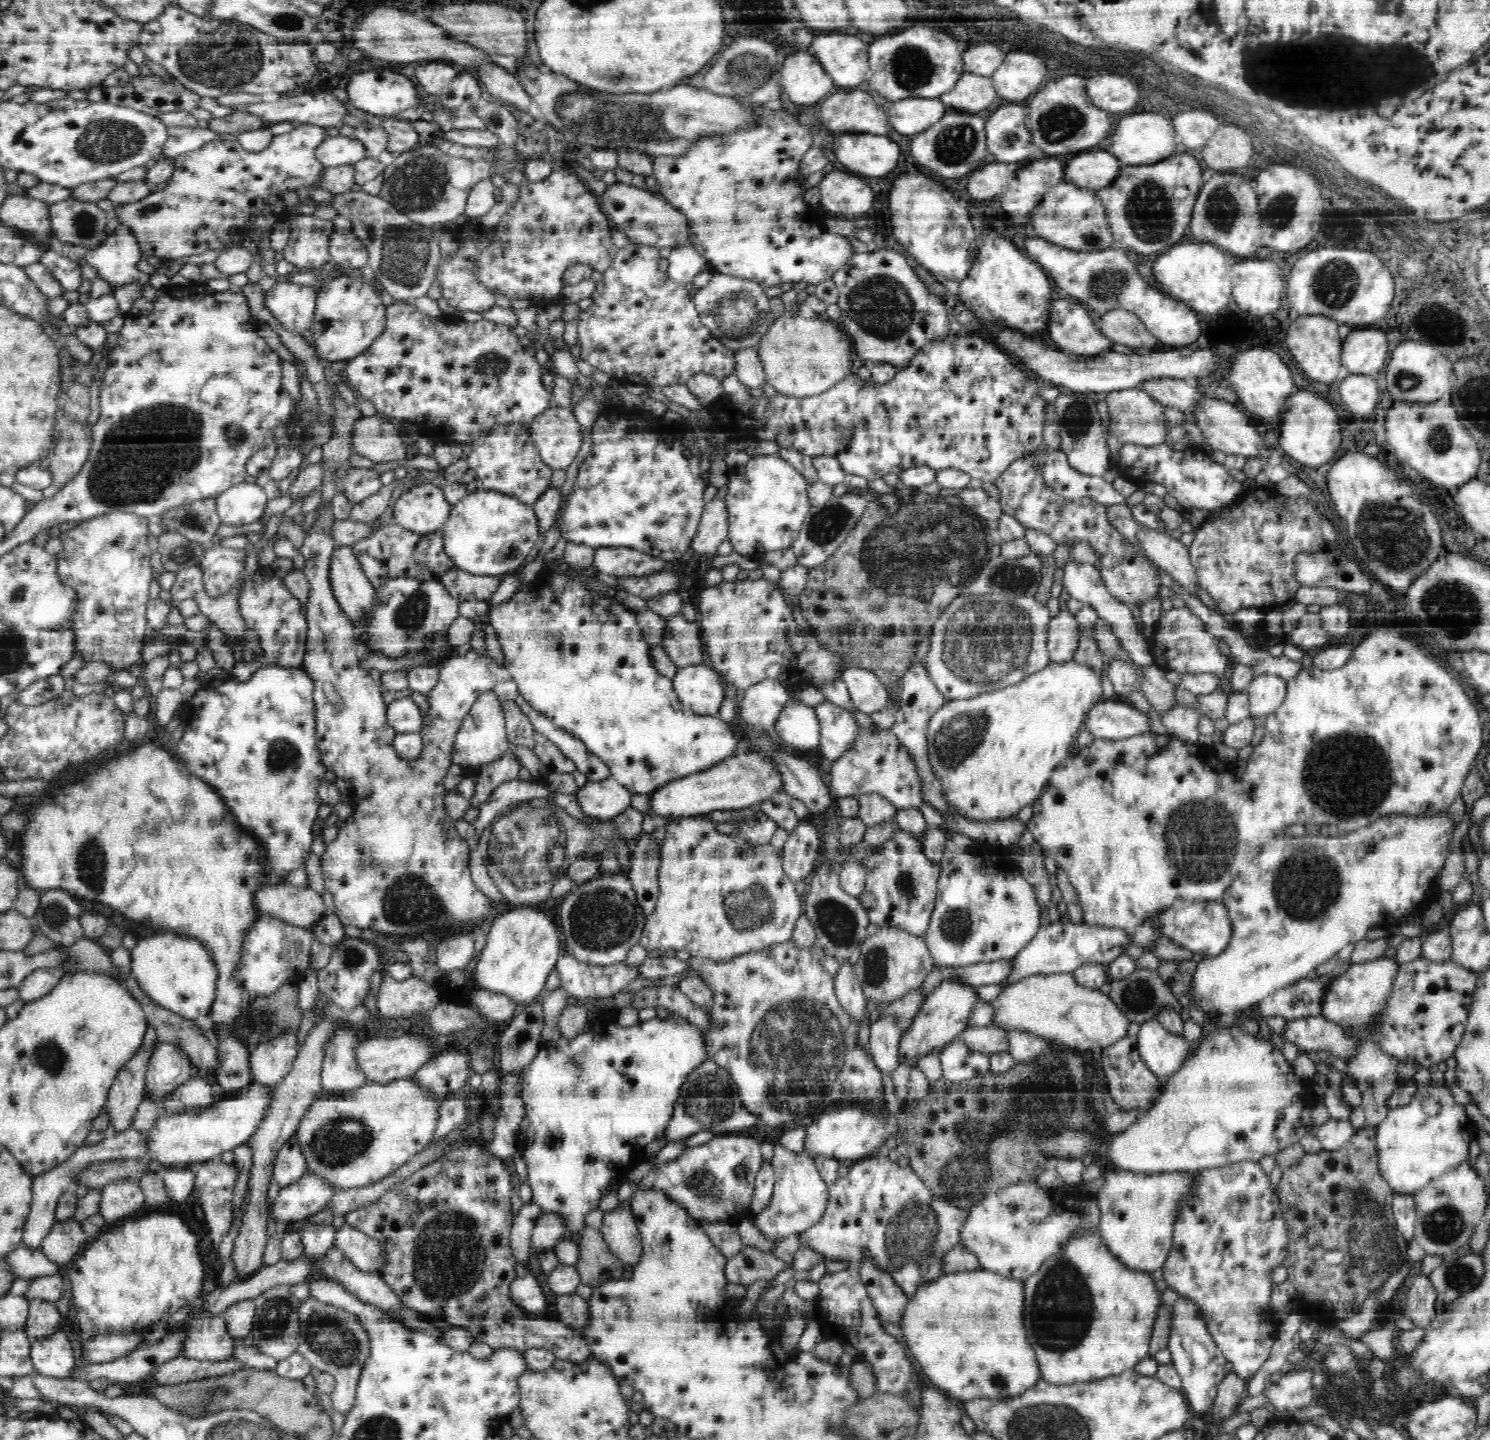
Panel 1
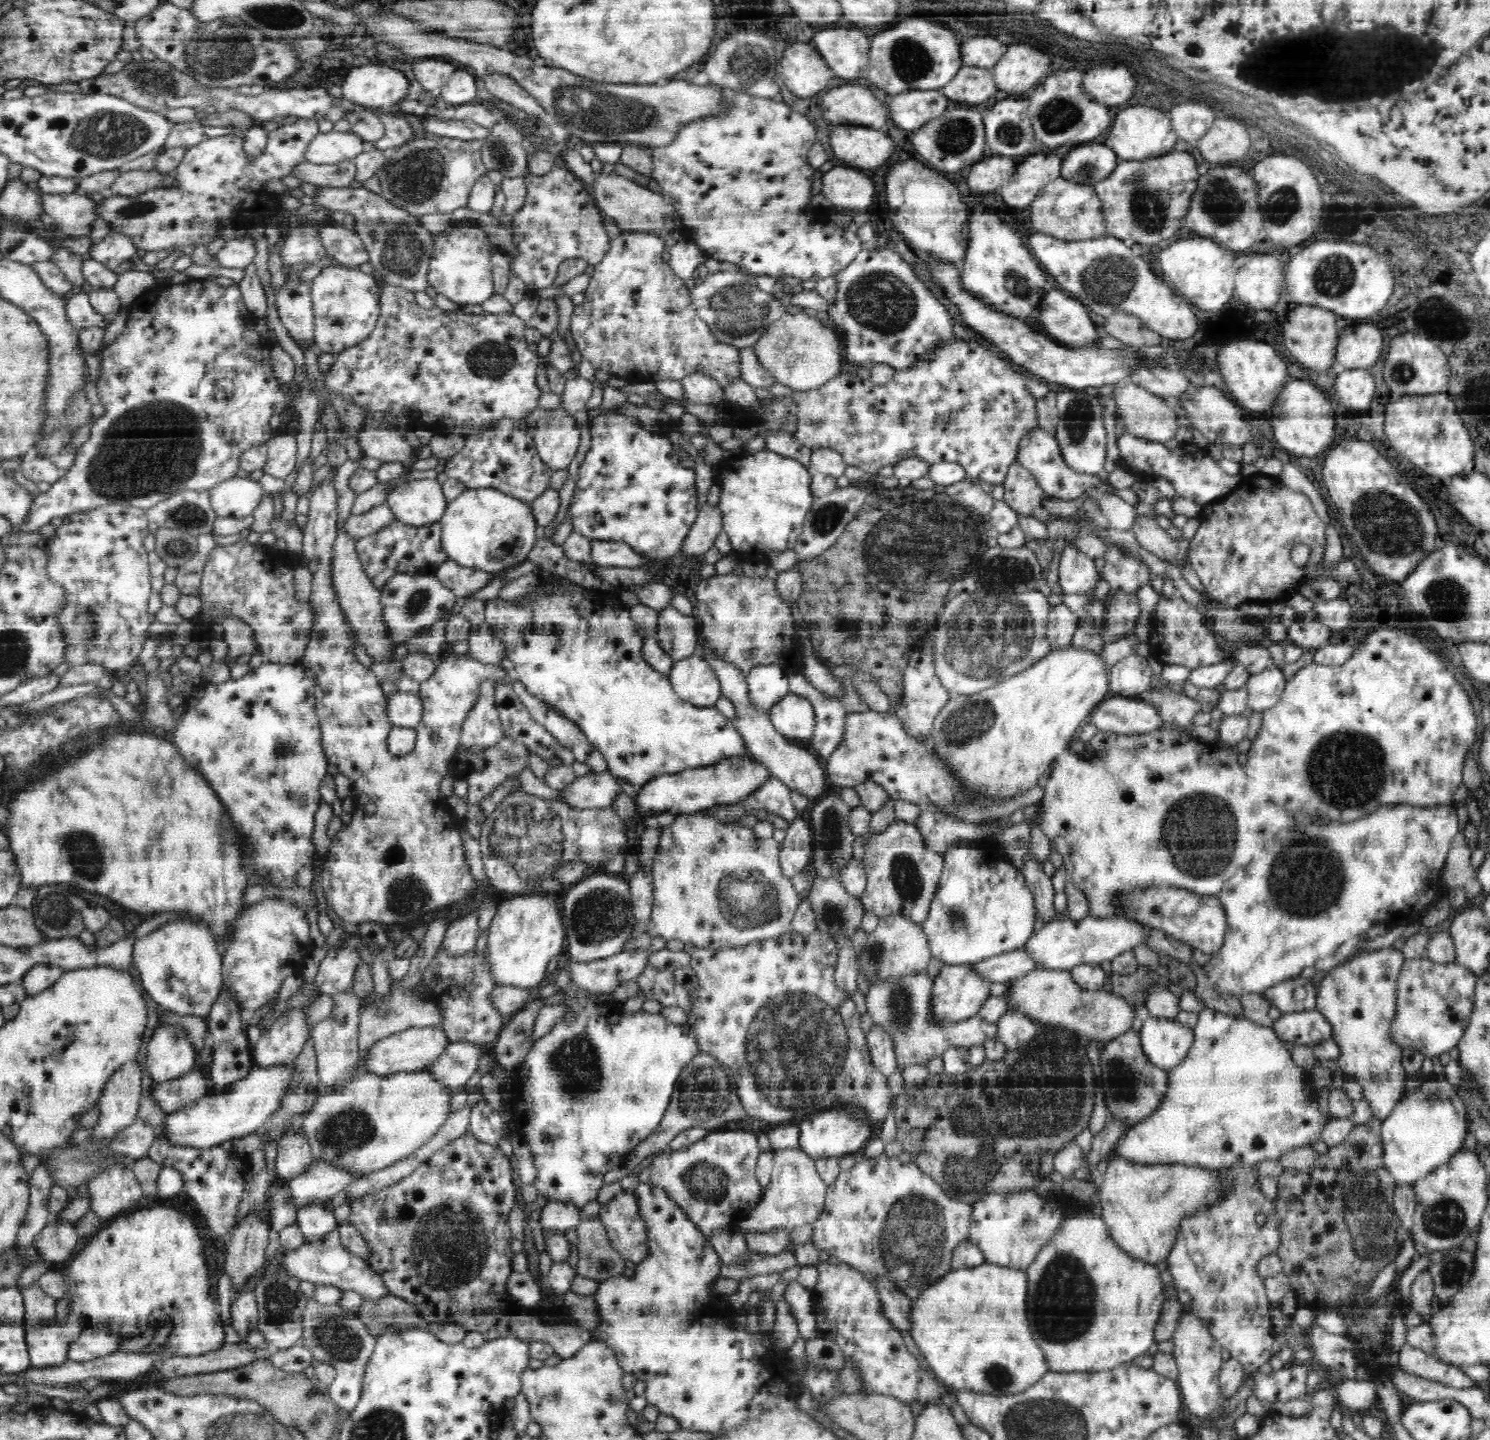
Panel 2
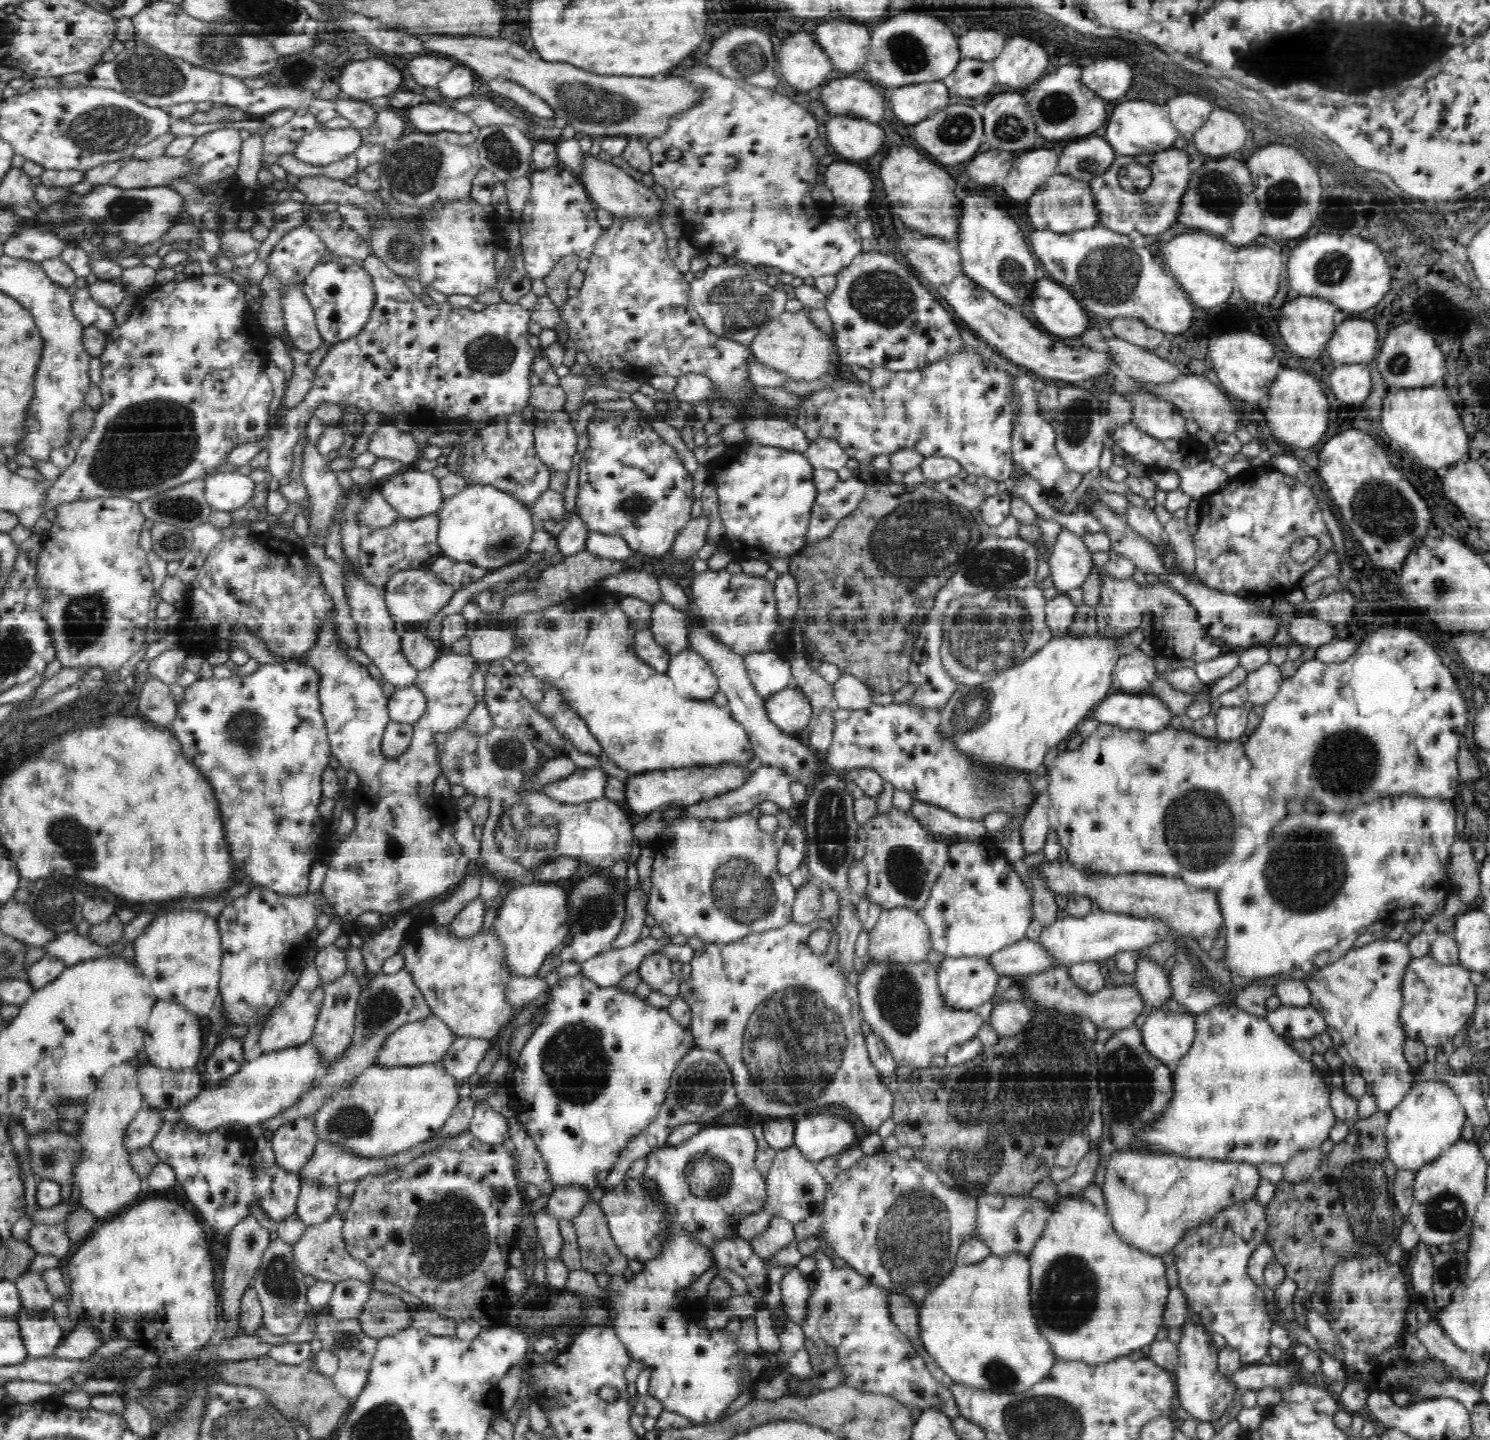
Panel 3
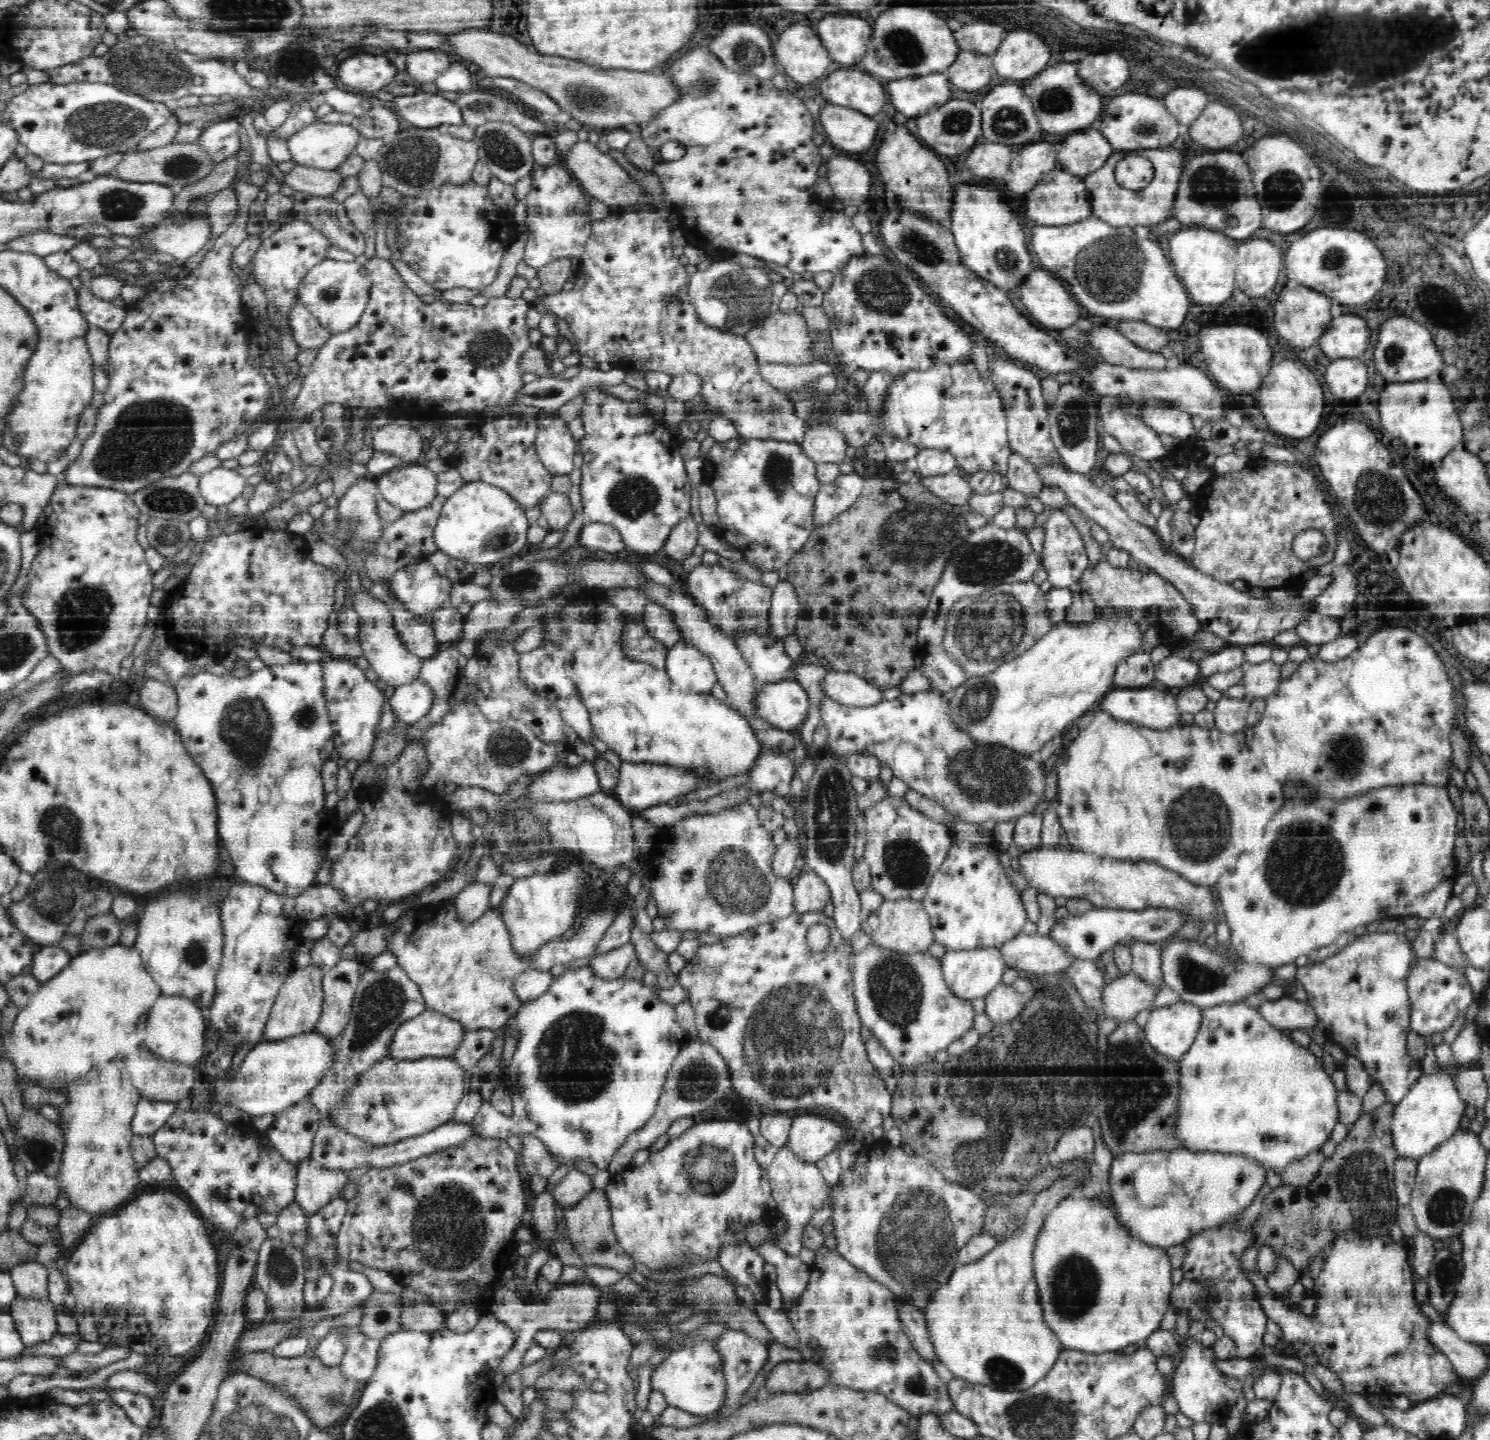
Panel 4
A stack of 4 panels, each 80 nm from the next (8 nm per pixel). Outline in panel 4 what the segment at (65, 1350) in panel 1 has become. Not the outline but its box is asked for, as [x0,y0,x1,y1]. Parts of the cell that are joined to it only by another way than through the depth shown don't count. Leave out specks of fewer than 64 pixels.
[8,1293,57,1346]

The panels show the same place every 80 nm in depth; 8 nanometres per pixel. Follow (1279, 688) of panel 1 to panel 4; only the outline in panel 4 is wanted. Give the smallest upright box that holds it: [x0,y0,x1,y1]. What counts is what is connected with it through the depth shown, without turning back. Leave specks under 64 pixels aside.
[1241,660,1283,698]

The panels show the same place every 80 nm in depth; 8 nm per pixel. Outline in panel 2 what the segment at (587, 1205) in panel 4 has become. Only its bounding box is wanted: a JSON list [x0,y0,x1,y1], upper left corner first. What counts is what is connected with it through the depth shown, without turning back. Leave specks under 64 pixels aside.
[575,1215,625,1283]

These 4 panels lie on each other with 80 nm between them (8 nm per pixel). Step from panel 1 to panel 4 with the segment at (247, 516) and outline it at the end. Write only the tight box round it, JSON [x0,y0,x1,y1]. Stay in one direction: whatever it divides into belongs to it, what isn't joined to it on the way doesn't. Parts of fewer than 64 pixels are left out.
[199,466,246,506]

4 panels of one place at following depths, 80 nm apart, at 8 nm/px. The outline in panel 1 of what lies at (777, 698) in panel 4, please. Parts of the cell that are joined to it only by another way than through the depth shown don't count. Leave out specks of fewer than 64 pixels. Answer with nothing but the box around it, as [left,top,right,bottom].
[776,699,820,750]

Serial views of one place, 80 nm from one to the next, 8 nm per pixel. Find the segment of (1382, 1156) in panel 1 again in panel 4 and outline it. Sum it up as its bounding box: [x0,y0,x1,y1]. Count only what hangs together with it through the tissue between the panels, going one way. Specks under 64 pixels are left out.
[1391,1072,1465,1161]

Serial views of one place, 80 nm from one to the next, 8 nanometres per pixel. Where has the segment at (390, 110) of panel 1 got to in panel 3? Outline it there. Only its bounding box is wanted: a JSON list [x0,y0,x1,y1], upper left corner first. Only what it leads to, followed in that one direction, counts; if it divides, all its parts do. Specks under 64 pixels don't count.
[339,58,402,100]

